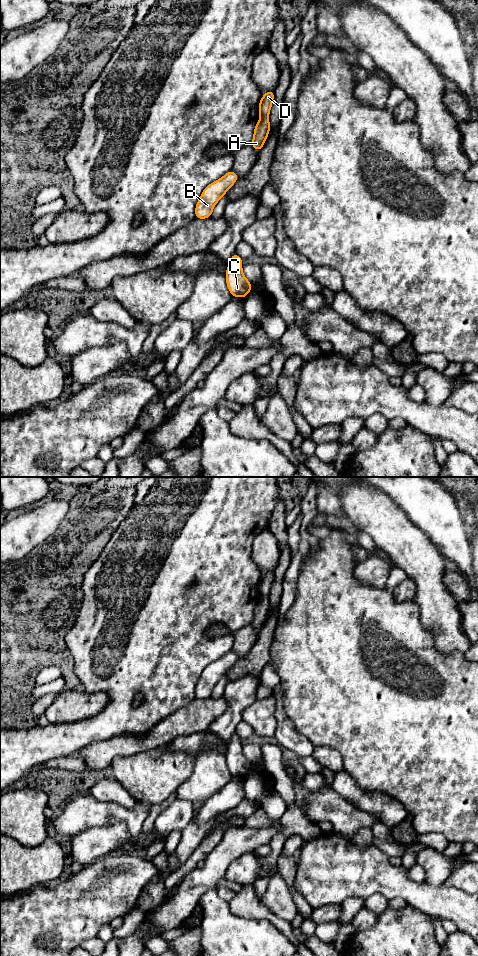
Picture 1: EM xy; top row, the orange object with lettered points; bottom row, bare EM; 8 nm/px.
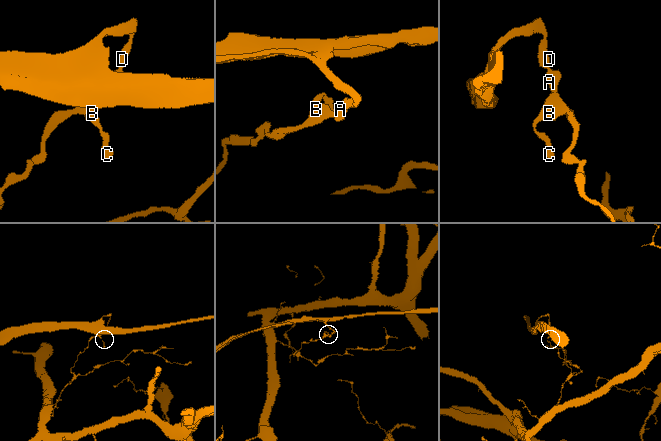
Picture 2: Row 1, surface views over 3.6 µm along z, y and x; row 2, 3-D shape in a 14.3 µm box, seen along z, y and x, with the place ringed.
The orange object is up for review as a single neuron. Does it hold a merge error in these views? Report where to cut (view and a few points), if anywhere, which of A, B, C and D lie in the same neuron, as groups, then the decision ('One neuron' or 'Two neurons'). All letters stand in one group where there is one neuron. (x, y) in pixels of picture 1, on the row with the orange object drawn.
Split along xy (261, 116), (267, 117). Groups: A B C / D. Two neurons

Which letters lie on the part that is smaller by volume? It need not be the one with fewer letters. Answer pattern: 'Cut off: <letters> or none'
Cut off: D

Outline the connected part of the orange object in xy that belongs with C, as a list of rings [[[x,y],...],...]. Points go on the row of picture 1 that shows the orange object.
[[[234,253],[225,273],[226,284],[233,297],[245,298],[251,291],[252,284],[246,279],[242,272],[242,259]]]

